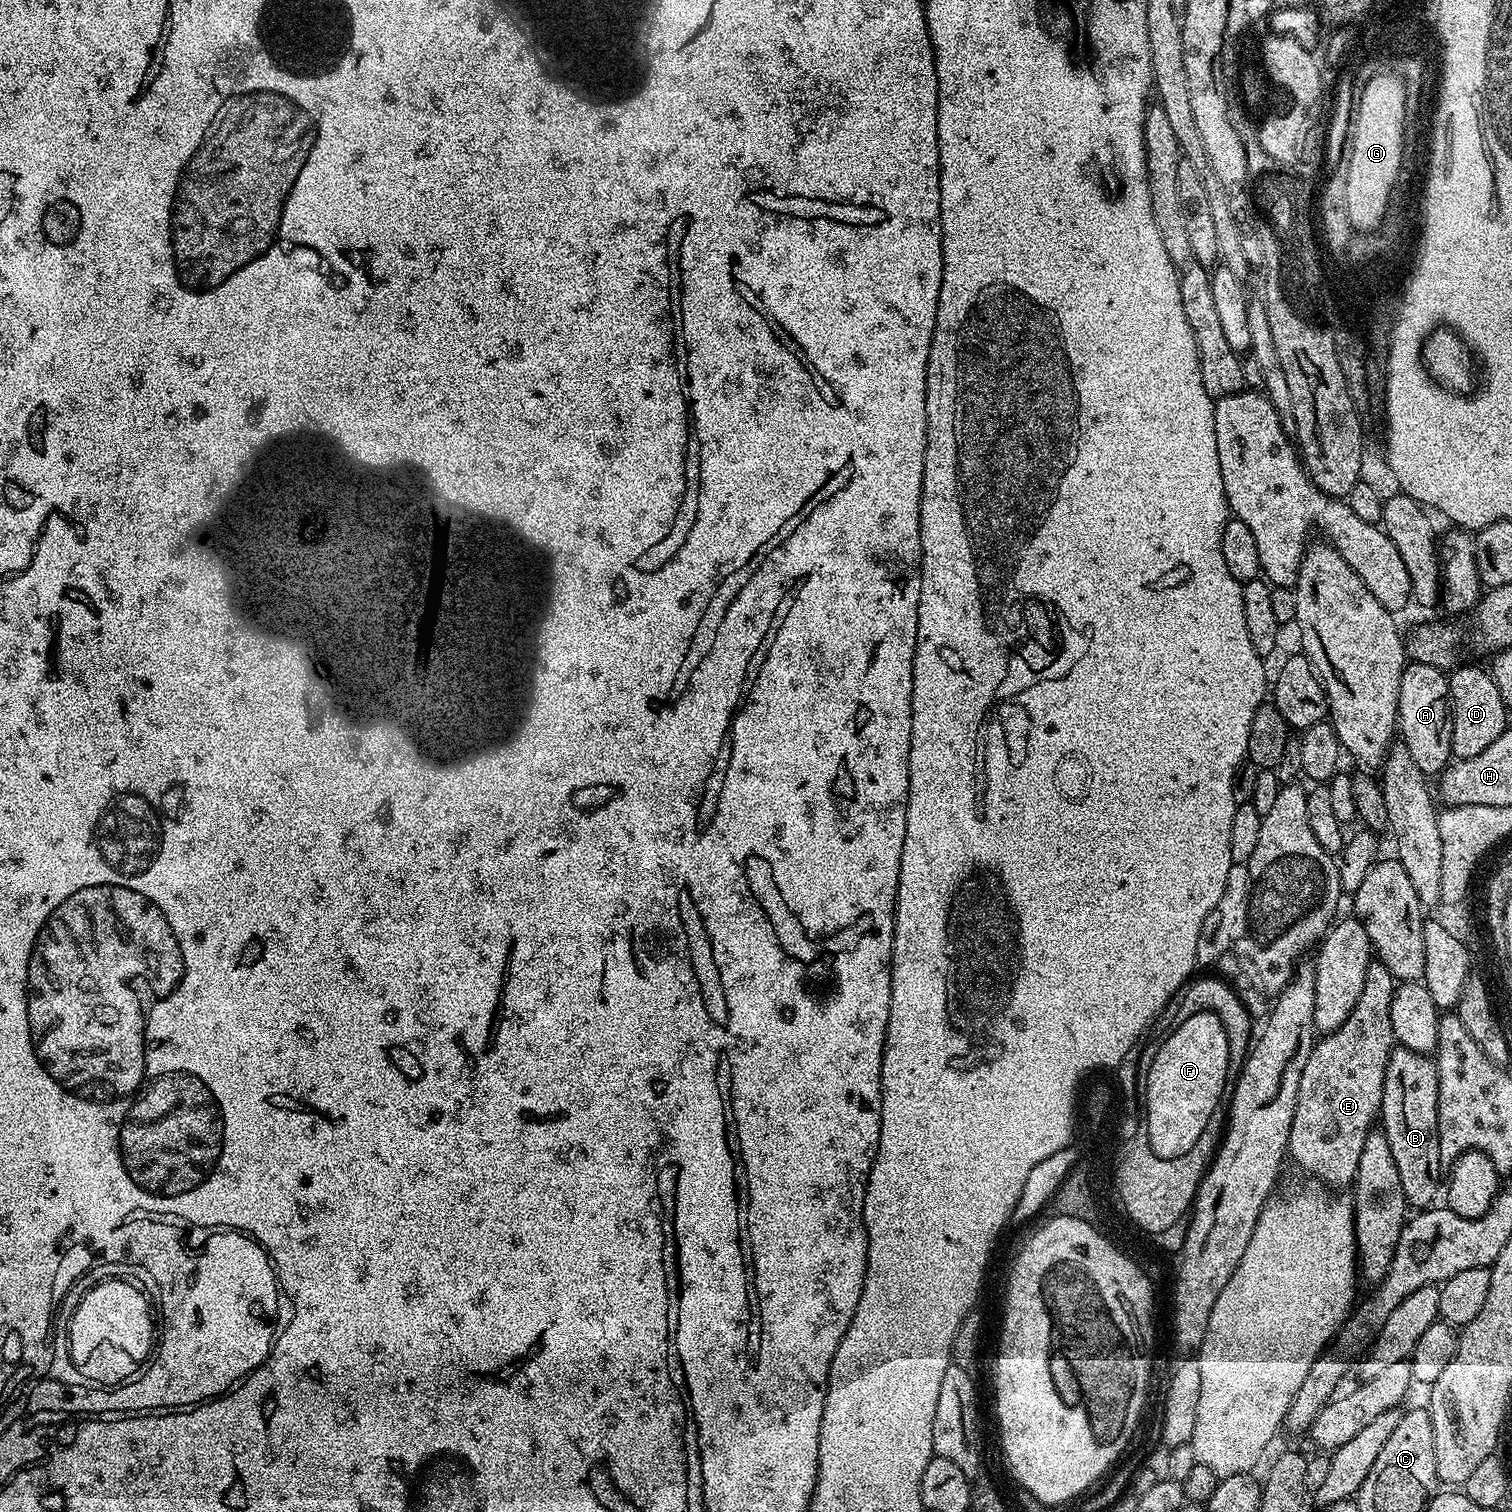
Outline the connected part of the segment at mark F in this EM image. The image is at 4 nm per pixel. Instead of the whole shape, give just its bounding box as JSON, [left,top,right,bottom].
[1142,1012,1230,1160]

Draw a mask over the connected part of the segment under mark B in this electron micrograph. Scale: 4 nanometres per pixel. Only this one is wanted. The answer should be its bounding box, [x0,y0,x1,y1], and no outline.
[1379,1046,1441,1210]

